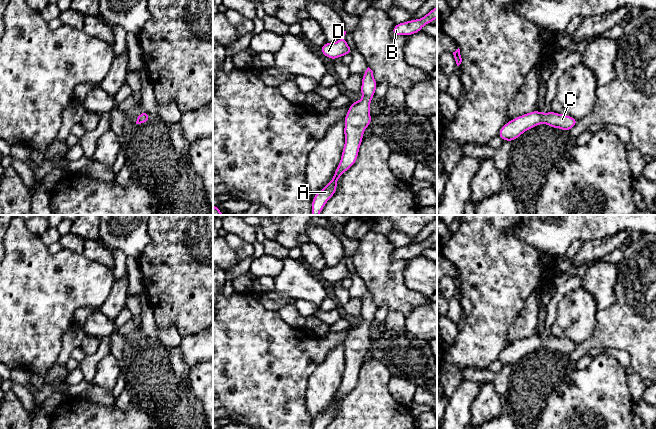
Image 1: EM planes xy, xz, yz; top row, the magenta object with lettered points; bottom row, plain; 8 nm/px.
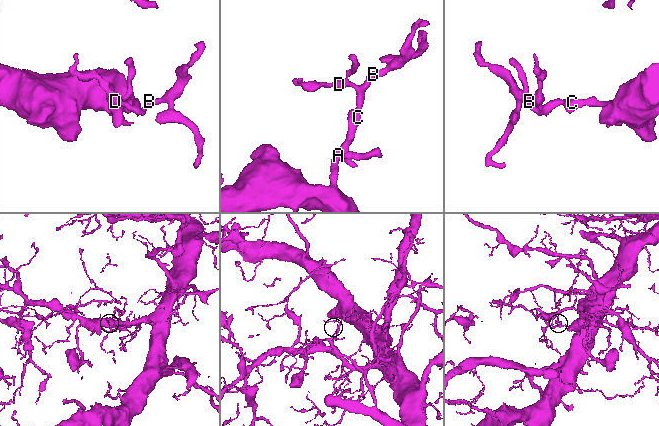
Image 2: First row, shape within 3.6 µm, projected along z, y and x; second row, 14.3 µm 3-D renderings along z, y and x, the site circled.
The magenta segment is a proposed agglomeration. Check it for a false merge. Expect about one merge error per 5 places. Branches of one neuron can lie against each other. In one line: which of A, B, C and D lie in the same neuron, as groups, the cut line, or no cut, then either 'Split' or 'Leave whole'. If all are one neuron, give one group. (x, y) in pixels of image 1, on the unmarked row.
Groups: A B C D. No split. Leave whole

